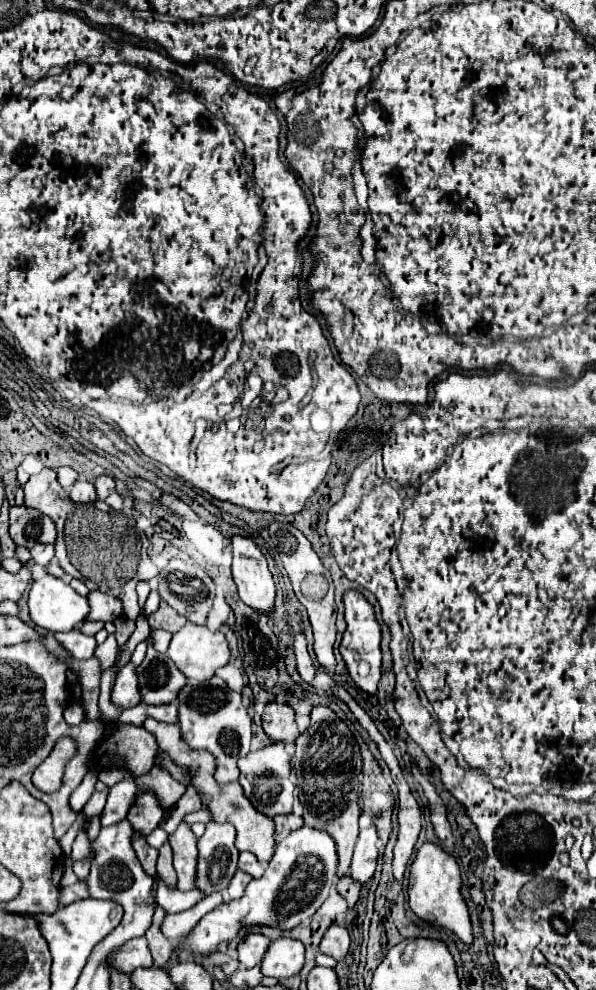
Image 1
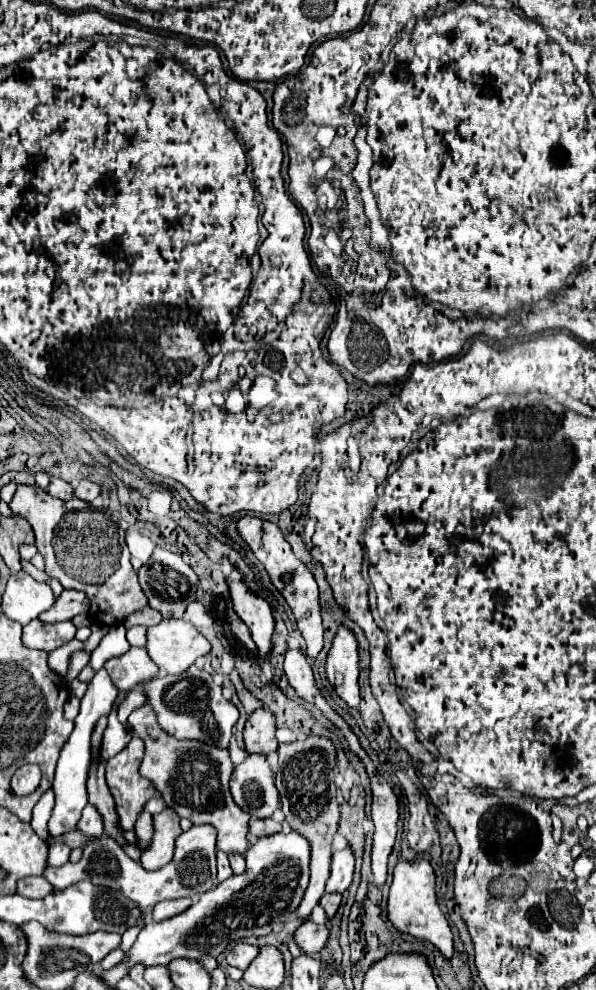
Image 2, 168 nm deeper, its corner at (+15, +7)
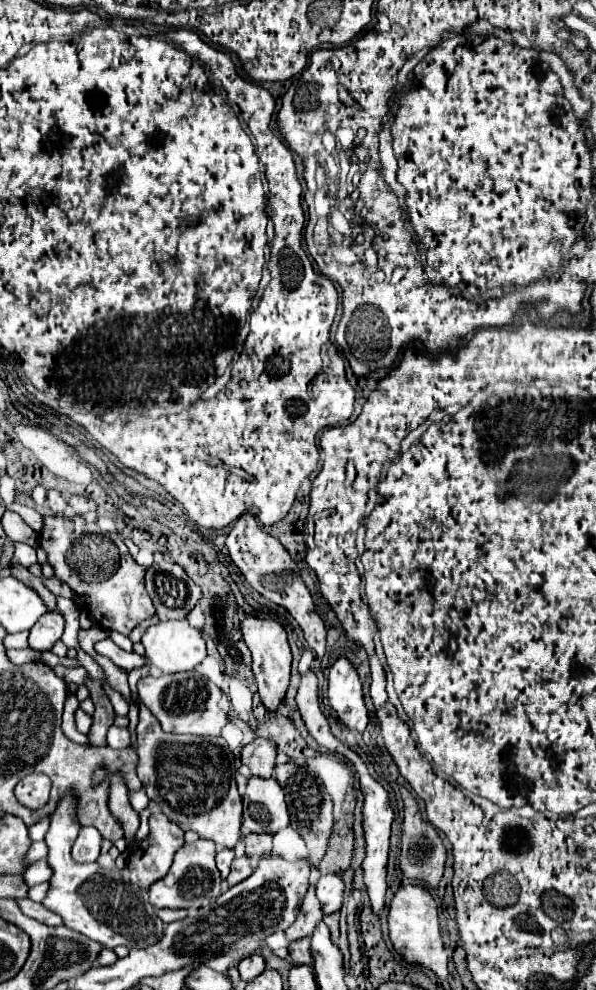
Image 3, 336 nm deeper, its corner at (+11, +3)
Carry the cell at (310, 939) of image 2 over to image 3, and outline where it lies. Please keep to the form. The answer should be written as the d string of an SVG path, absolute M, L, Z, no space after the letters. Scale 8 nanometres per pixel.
M303 937L297 939L289 945L289 953L295 959L297 965L311 965L313 963L313 955L311 955L311 937Z

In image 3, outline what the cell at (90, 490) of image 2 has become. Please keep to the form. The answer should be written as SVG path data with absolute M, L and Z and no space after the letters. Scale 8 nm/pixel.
M71 495L69 497L69 505L71 505L71 509L75 513L81 513L81 515L85 515L89 511L95 511L95 507L97 507L97 503L93 499L83 497L83 495Z

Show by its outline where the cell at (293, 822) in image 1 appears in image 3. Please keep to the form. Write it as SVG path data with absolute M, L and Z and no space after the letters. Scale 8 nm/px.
M247 833L243 837L245 847L247 847L247 855L255 855L261 857L265 853L271 853L271 835L269 833Z

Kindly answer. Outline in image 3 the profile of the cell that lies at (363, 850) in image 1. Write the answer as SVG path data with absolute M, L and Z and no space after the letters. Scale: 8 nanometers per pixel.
M327 873L321 875L317 881L317 897L323 905L323 913L335 913L341 909L343 903L343 891L345 891L345 883L341 879L339 873Z

